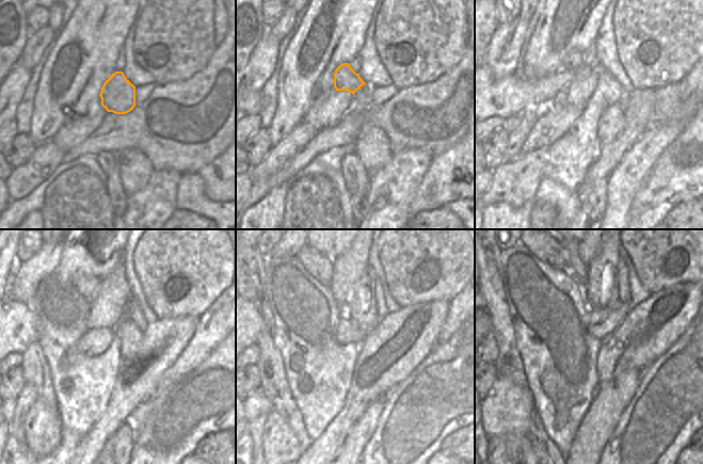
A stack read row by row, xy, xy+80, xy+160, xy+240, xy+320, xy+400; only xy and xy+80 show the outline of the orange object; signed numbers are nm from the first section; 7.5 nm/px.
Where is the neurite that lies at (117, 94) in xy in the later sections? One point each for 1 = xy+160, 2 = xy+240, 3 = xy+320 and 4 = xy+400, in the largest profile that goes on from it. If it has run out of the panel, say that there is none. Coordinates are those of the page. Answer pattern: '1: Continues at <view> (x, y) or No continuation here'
1: Continues at xy+160 (573, 61)
2: Continues at xy+240 (88, 286)
3: Continues at xy+320 (317, 265)
4: Continues at xy+400 (549, 251)

